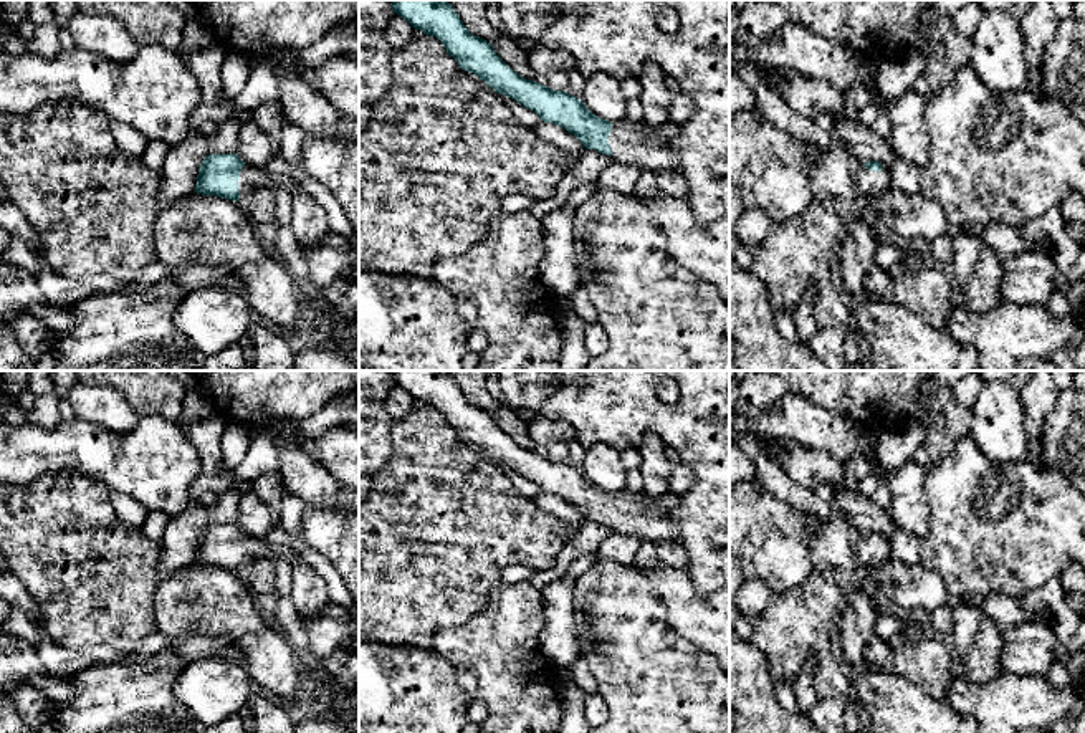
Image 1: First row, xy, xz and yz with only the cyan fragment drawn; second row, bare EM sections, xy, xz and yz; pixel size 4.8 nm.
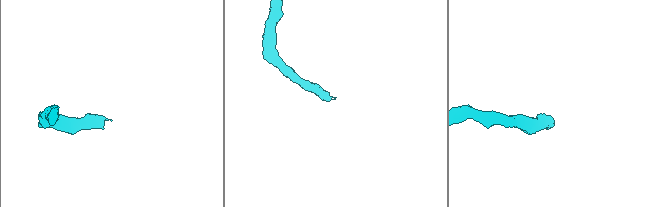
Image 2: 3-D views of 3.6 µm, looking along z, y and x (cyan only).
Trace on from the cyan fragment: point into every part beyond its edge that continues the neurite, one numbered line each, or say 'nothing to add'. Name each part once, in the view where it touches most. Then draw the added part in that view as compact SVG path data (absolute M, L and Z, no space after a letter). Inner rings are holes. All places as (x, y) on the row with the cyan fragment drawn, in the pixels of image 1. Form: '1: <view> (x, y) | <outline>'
1: xy (250, 177) | M245 164L240 172L238 185L238 192L241 197L245 192L253 189L268 190L270 187L283 187L291 192L291 189L299 184L291 174L271 174L265 167L250 167Z

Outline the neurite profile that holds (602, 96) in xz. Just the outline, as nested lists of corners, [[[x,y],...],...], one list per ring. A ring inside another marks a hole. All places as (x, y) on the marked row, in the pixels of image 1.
[[[595,73],[587,78],[581,96],[584,106],[597,117],[612,124],[625,124],[627,98],[617,78],[607,73]]]

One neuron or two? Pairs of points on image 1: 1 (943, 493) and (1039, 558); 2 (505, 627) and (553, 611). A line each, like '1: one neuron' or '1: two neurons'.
1: one neuron
2: two neurons

